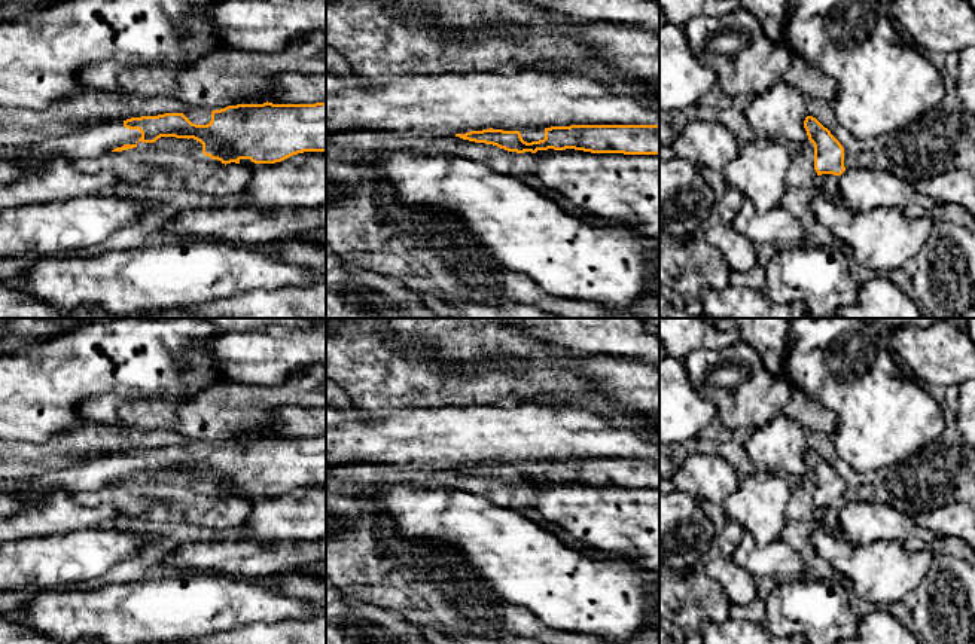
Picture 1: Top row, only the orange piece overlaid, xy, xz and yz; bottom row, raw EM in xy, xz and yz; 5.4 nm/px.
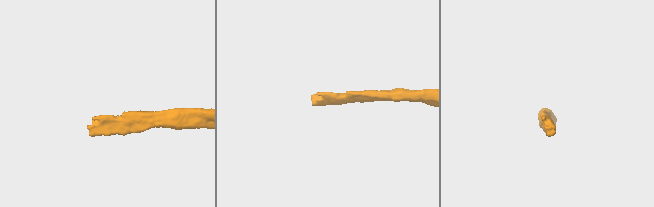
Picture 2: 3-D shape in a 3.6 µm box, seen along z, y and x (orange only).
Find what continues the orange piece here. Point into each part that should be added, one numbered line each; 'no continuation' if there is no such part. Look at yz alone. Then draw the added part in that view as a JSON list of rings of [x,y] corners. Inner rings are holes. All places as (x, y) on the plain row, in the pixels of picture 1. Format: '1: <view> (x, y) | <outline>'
no continuation

